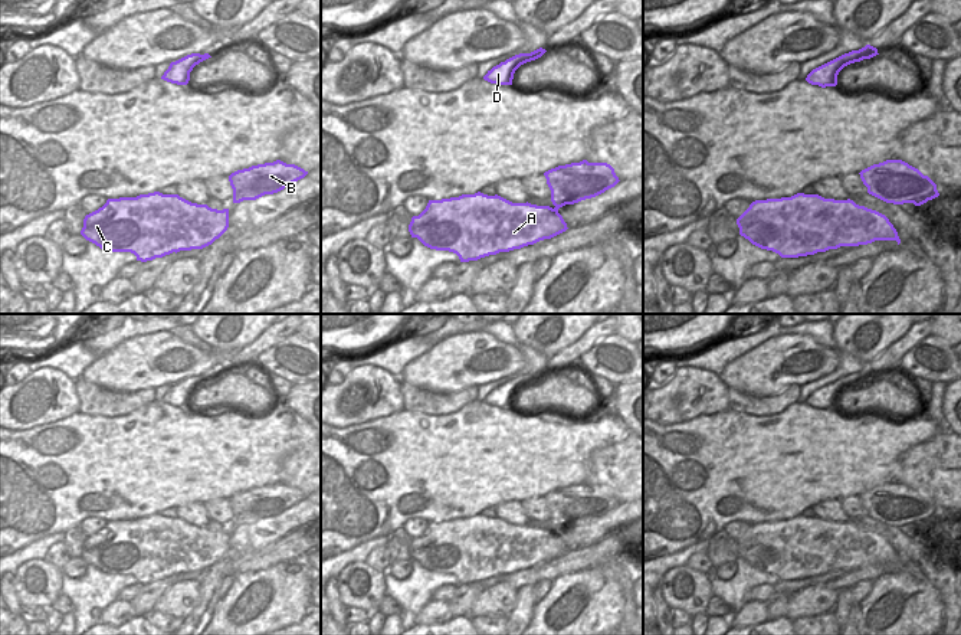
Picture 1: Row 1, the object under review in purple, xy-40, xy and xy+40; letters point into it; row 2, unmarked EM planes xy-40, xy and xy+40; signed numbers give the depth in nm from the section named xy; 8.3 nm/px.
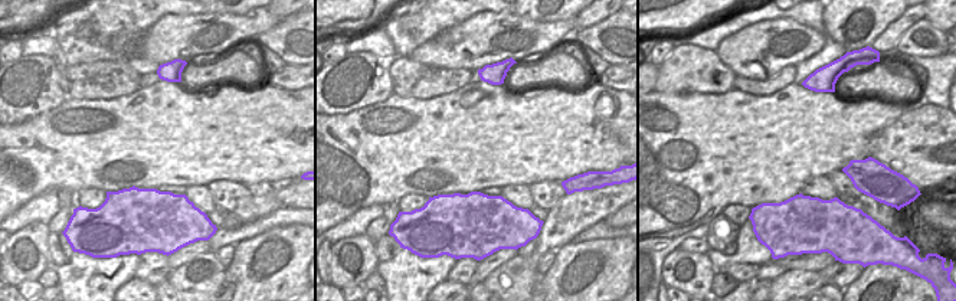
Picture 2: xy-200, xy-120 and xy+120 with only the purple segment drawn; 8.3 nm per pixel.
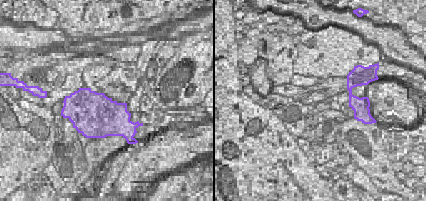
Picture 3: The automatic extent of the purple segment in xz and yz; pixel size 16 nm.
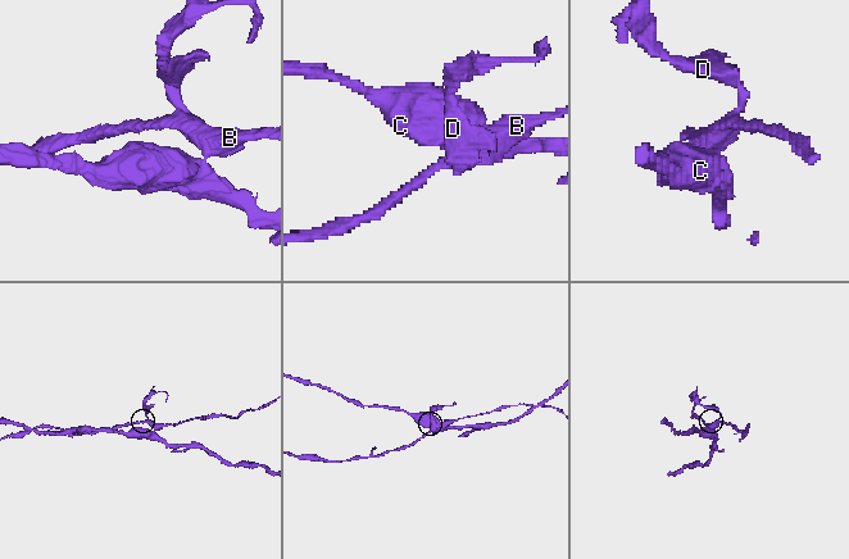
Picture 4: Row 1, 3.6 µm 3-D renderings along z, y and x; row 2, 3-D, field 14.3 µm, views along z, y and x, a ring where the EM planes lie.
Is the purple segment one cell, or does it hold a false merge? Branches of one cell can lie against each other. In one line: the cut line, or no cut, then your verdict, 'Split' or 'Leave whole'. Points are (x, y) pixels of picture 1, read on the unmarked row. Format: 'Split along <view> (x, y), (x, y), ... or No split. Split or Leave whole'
Split along xy (554, 530), (557, 533). Split.

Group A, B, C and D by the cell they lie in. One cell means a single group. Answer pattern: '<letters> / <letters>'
A C / B D

